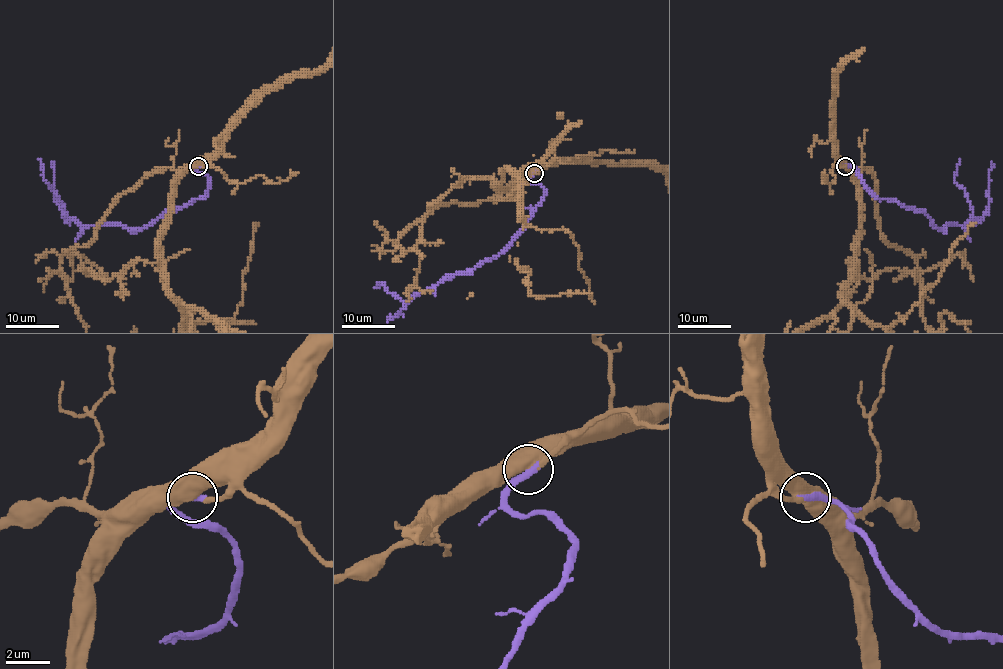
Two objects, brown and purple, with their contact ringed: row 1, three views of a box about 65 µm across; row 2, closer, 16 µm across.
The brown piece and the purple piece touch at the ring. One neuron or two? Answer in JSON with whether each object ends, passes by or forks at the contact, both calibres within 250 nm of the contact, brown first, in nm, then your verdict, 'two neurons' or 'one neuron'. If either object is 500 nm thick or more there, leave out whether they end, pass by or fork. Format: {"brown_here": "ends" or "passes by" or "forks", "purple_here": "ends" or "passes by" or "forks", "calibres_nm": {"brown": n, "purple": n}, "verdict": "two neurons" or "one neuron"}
{"calibres_nm": {"brown": 750, "purple": 360}, "verdict": "one neuron"}

